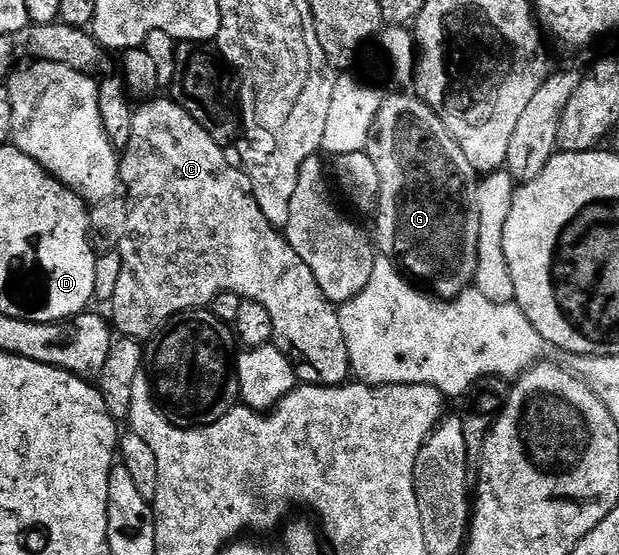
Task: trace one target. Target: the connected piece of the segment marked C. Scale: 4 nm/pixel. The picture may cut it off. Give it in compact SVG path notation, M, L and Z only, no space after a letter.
M161 99L148 100L135 108L129 146L122 149L121 152L119 178L129 197L131 213L129 214L129 230L125 234L125 238L121 238L121 242L117 245L123 265L121 266L121 278L117 282L117 290L113 290L113 298L109 302L114 331L120 337L128 340L147 342L151 335L154 337L156 334L162 333L163 329L172 323L173 318L180 312L206 309L215 301L217 294L232 292L243 297L244 300L261 302L261 306L265 306L265 310L269 310L269 318L273 318L273 330L275 331L273 343L286 356L291 357L295 366L296 381L304 384L320 384L322 388L337 388L341 384L348 383L349 377L352 375L351 359L349 350L345 346L345 334L341 330L338 307L332 304L329 298L325 298L321 286L317 286L317 278L313 278L313 270L309 270L309 266L305 266L305 262L301 262L297 250L293 250L293 246L289 246L286 235L280 229L274 228L269 222L269 218L265 218L265 214L261 212L261 206L257 206L257 198L253 194L253 186L246 171L242 167L229 164L224 152L224 145L213 142L213 138L209 138L209 134L196 122L193 114L186 112L175 99Z

